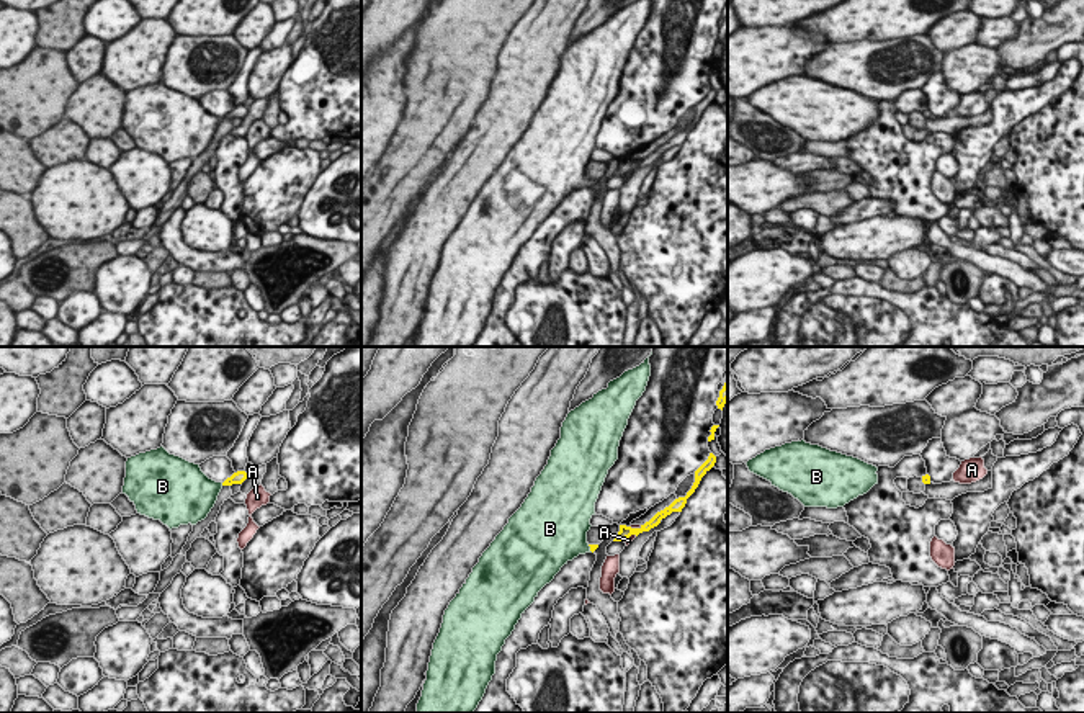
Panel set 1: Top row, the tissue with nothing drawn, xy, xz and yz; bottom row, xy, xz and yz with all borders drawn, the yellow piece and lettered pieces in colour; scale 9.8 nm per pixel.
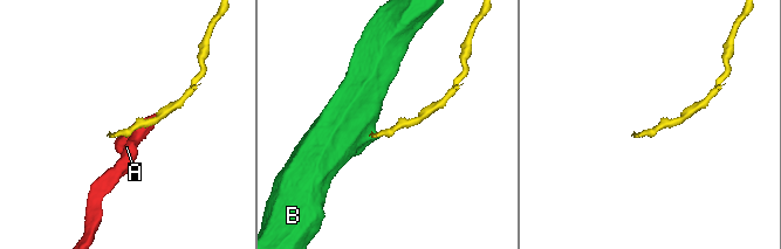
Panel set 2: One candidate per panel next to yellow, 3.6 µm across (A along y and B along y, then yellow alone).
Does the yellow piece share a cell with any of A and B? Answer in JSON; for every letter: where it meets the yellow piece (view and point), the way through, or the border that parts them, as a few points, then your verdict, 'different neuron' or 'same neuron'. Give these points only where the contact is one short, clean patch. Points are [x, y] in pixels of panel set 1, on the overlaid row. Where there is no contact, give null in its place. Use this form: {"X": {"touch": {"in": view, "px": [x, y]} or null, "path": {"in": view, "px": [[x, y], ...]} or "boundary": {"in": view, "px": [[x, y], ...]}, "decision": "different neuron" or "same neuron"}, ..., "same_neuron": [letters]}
{"A": {"touch": {"in": "xz", "px": [628, 537]}, "boundary": {"in": "xz", "px": [[636, 535], [620, 540]]}, "decision": "different neuron"}, "B": {"touch": {"in": "xz", "px": [591, 548]}, "path": {"in": "xz", "px": [[592, 547], [591, 548], [568, 538]]}, "decision": "same neuron"}, "same_neuron": ["B"]}

